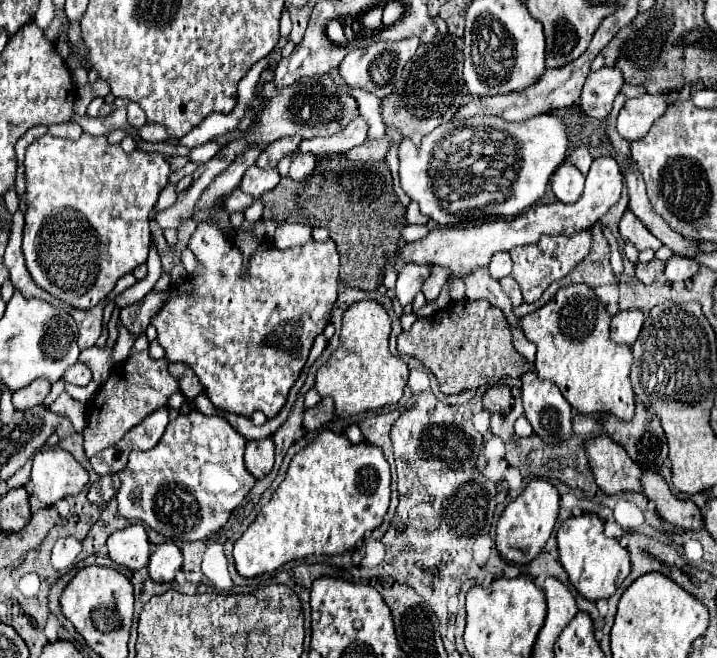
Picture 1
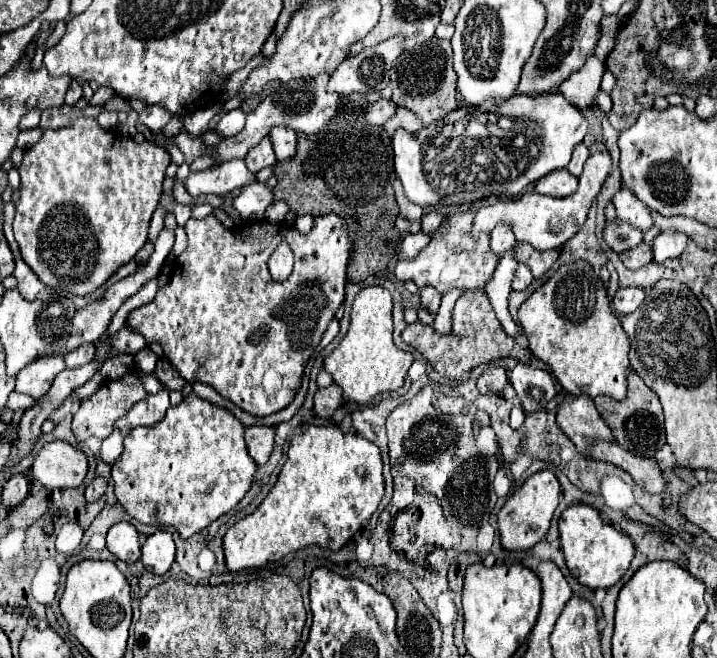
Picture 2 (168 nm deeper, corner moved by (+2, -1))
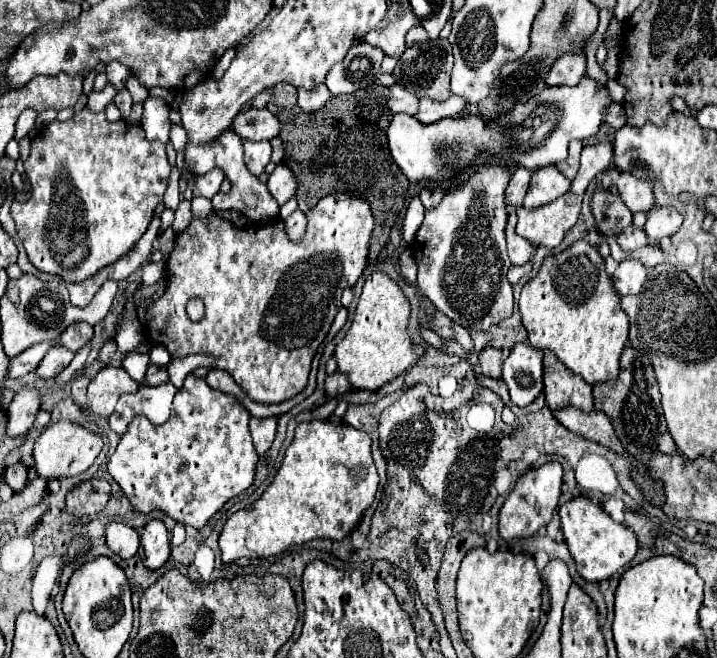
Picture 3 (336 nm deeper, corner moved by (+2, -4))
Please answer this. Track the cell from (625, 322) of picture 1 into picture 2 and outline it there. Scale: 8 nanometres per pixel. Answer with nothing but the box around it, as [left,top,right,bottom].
[612,287,644,315]

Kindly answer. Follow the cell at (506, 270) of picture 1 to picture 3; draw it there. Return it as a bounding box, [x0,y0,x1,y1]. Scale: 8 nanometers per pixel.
[506,170,532,212]

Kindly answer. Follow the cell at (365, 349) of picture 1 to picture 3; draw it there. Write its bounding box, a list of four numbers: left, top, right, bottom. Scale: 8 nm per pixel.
[334,272,424,392]

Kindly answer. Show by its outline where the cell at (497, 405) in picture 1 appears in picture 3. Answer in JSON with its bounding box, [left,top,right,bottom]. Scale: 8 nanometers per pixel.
[478,348,504,378]

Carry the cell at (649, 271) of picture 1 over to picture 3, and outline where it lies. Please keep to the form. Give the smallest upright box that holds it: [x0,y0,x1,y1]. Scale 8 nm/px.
[618,226,648,252]

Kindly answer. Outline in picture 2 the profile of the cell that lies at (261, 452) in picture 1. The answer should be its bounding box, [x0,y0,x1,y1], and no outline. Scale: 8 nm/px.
[246,427,274,465]

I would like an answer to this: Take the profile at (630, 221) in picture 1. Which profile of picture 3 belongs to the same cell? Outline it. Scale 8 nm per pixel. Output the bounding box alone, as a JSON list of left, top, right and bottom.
[614,172,654,214]

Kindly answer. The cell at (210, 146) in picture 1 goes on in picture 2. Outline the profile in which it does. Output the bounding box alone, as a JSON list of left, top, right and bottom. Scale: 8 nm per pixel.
[214,108,246,138]

